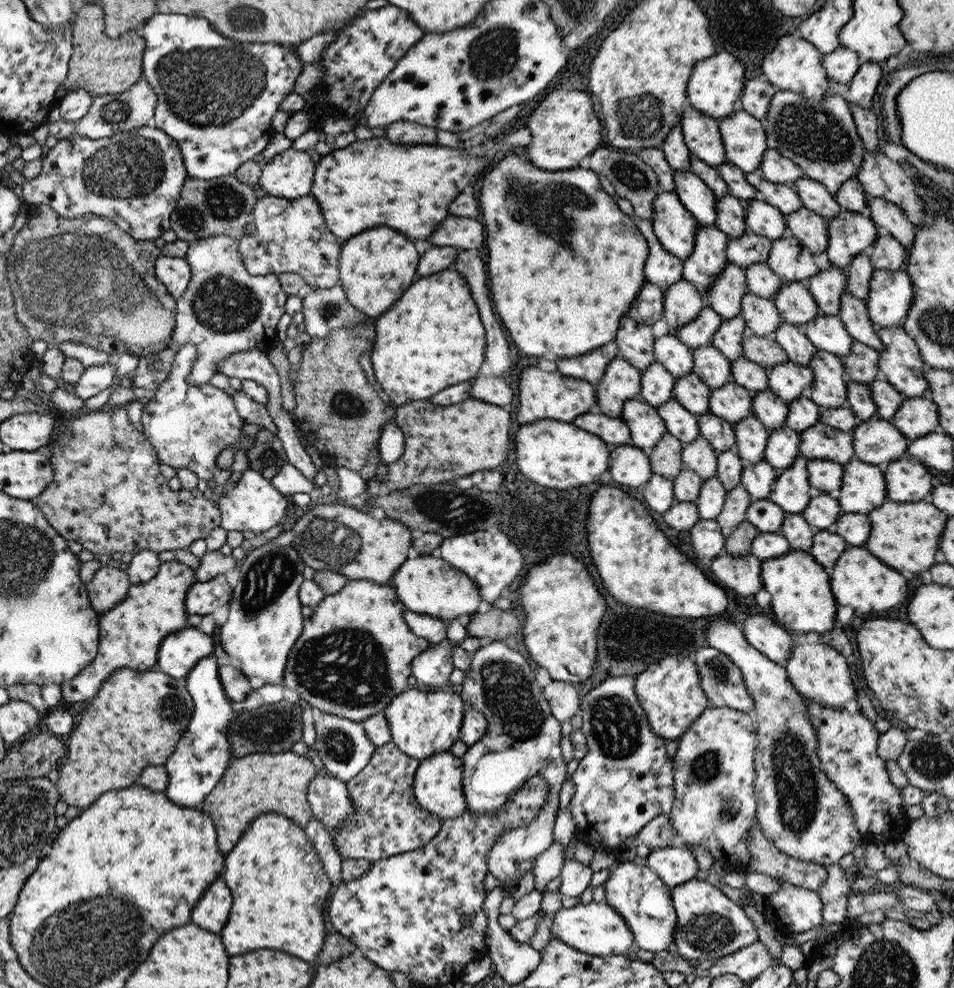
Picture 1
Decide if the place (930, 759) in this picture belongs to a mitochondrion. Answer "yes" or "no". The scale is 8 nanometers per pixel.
yes

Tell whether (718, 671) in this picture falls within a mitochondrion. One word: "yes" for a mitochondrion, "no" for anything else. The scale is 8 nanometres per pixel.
yes

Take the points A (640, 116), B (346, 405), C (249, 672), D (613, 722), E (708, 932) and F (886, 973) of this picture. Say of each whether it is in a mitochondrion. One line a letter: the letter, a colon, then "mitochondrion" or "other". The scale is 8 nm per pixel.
A: mitochondrion
B: mitochondrion
C: other
D: mitochondrion
E: mitochondrion
F: mitochondrion

